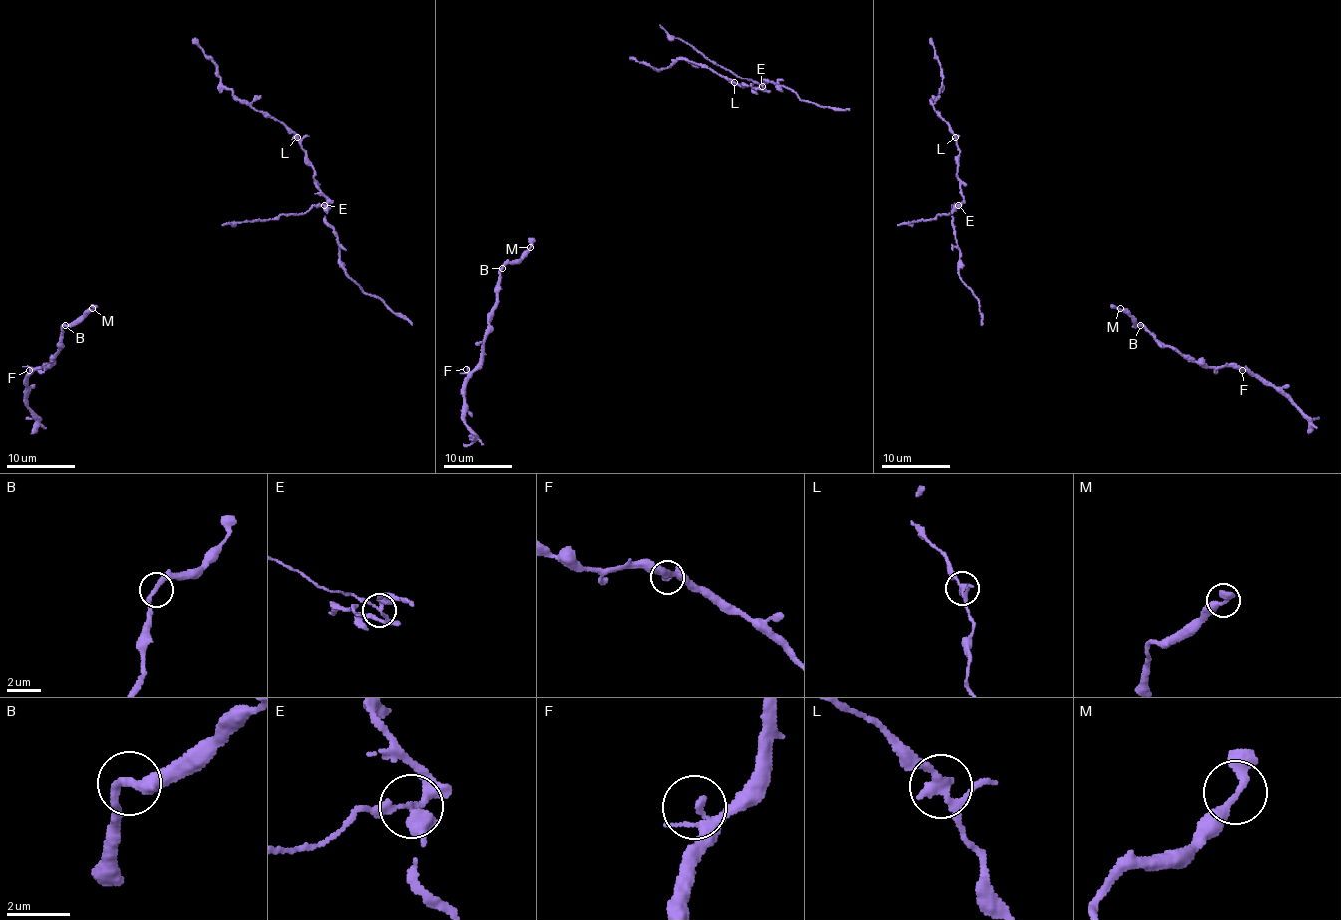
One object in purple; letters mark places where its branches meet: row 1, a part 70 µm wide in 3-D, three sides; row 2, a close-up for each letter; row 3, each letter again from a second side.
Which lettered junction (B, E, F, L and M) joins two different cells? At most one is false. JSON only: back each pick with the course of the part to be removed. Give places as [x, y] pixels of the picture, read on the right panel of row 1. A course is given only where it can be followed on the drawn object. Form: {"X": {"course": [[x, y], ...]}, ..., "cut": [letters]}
{"E": {"course": [[958, 205], [953, 205], [949, 214], [898, 226]]}, "cut": ["E"]}

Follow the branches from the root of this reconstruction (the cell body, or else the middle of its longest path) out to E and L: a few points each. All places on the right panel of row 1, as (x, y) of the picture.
E: (912, 224), (915, 220), (929, 220), (937, 214), (949, 214), (951, 207), (958, 205)
L: (912, 224), (949, 214), (951, 207), (963, 200), (956, 174), (960, 148), (955, 136)

